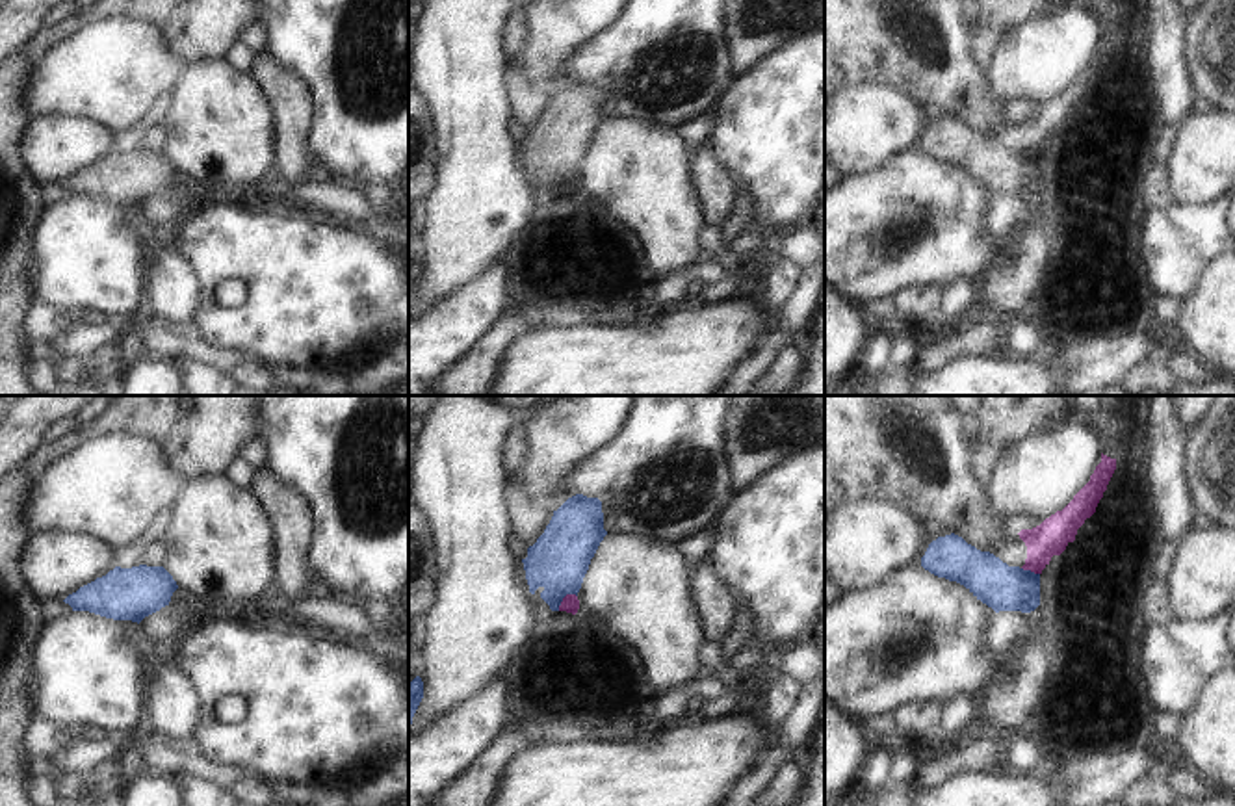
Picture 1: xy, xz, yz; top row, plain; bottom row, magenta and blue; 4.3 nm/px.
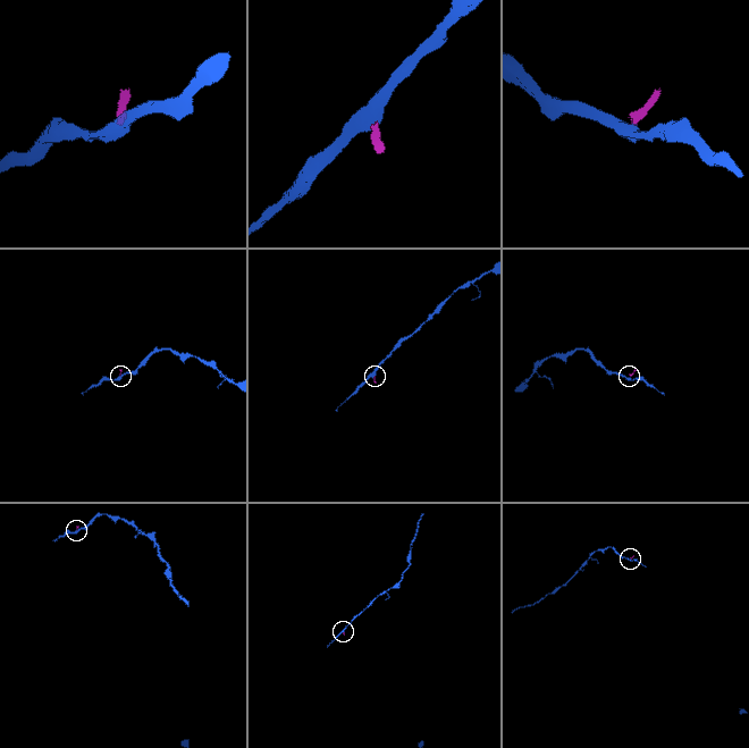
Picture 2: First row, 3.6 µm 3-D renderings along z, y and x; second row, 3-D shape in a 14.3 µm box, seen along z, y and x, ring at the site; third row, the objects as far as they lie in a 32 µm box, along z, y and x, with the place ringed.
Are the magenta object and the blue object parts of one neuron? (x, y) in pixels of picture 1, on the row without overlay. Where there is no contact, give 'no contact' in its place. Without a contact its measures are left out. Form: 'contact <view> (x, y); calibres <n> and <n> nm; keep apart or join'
contact xz (563, 182); calibres 80 and 260 nm; keep apart

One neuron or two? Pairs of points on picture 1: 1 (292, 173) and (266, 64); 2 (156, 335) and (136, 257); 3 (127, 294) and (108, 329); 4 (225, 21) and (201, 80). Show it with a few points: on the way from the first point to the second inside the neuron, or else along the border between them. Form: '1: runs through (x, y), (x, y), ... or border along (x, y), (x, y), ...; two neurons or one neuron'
1: runs through (292, 145), (292, 97), (288, 91); one neuron
2: border along (145, 312), (136, 318); two neurons
3: border along (108, 316), (134, 318); two neurons
4: border along (223, 58), (192, 60), (188, 64); two neurons

